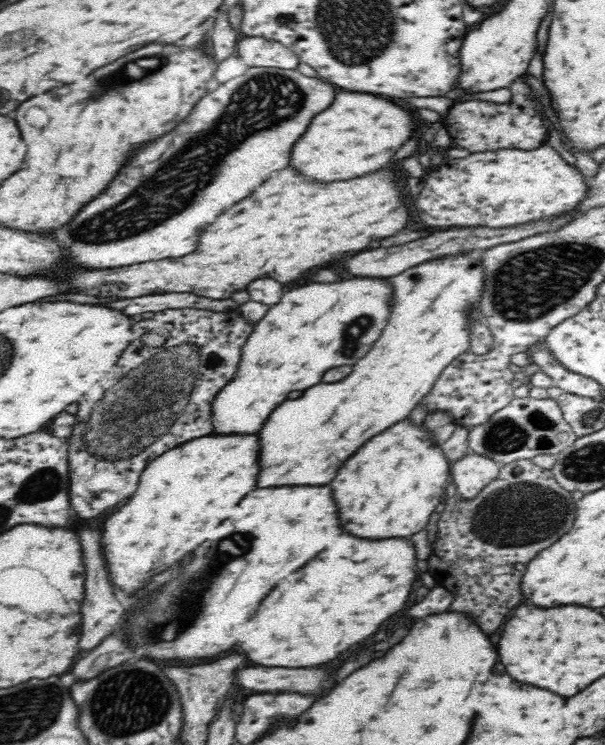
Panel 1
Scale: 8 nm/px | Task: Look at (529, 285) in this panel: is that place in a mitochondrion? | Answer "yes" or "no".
yes

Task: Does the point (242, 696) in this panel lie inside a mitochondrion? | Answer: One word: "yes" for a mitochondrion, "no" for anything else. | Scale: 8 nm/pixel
no

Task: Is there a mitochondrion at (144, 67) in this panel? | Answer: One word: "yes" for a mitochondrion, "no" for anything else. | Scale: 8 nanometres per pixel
yes

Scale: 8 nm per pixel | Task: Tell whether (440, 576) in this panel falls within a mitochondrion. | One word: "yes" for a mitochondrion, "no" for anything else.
no

